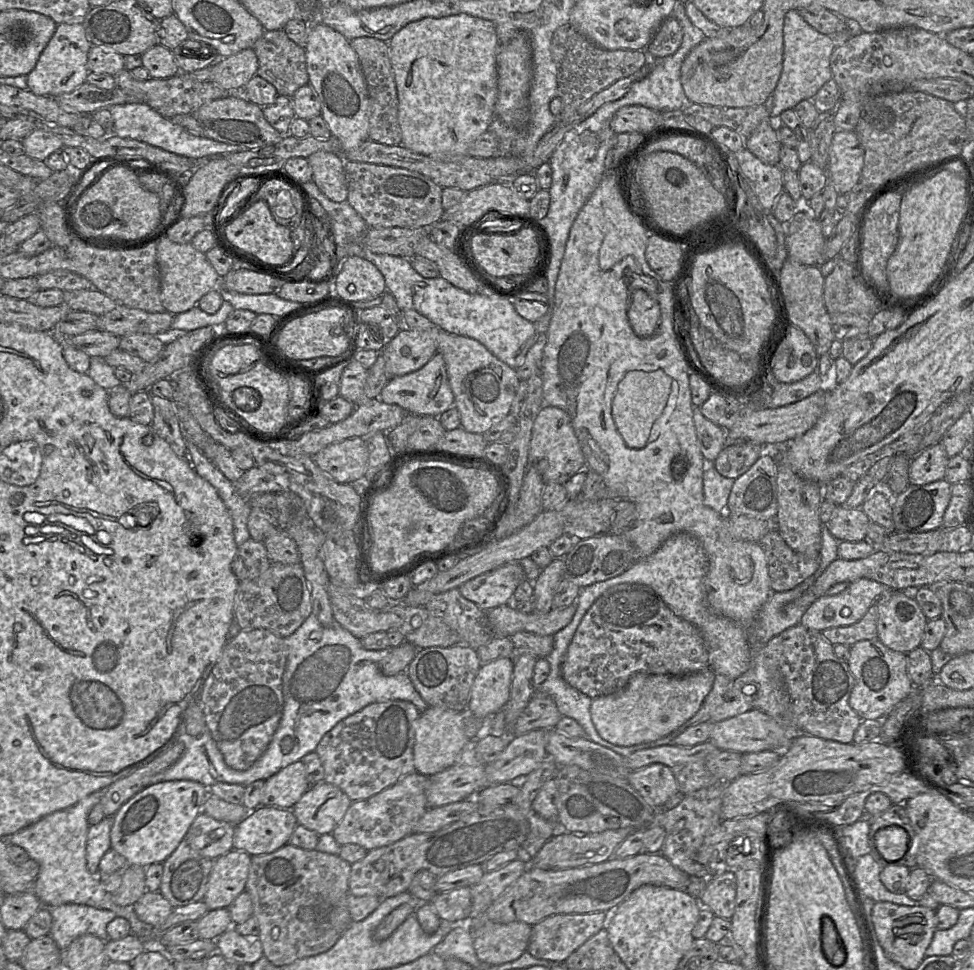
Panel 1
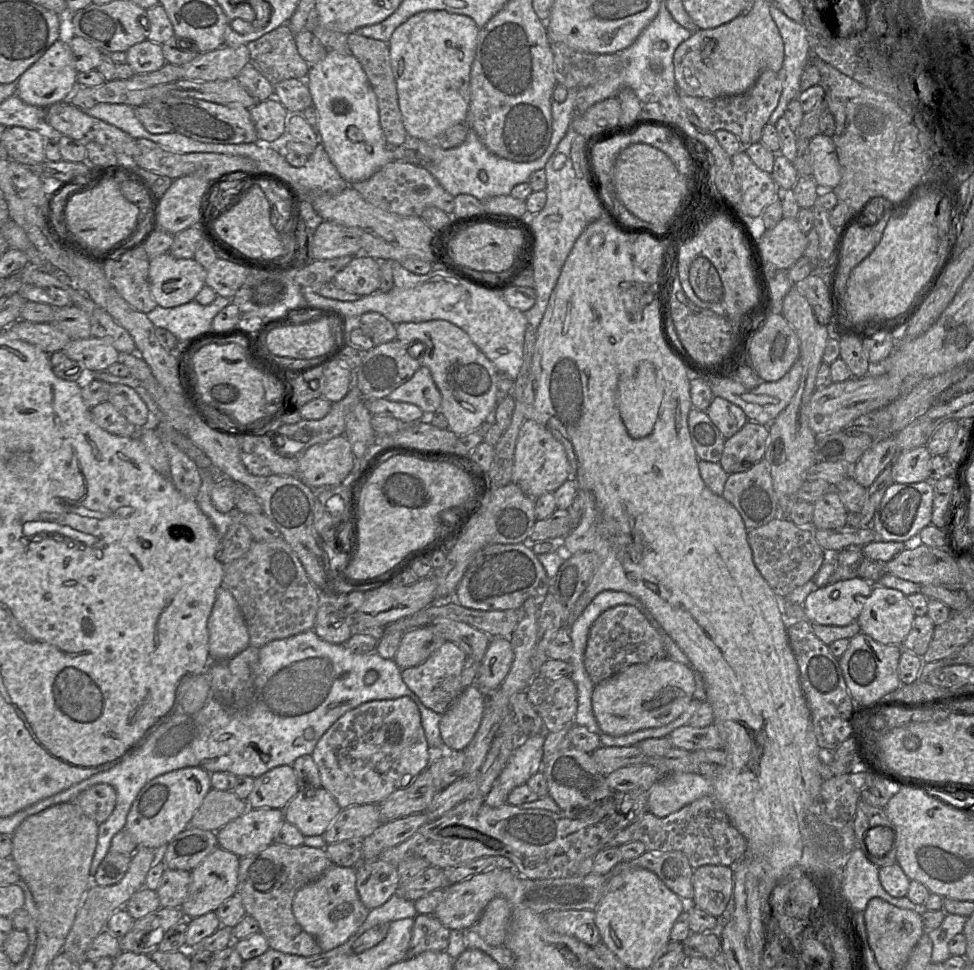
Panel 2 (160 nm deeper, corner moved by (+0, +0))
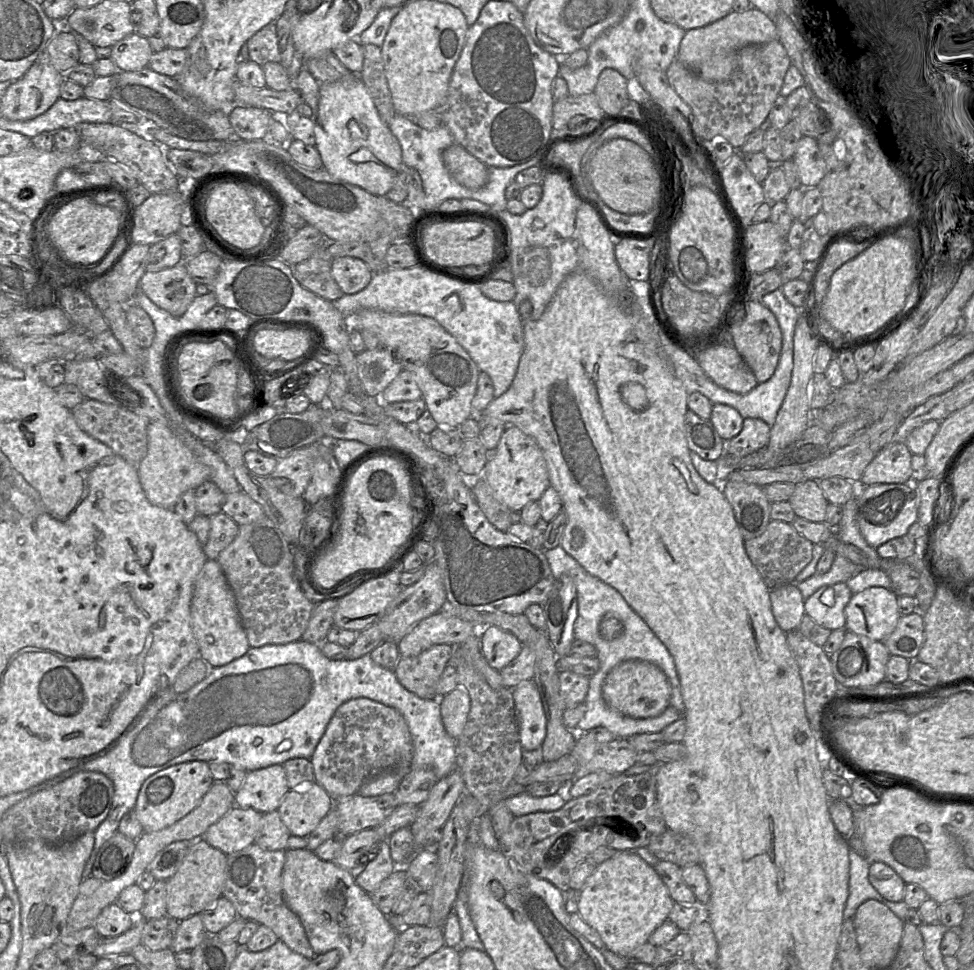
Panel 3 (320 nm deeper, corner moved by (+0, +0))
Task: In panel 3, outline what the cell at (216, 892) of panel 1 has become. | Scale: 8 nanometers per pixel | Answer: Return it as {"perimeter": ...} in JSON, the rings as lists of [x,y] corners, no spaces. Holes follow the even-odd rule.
{"perimeter":[[[204,839],[191,841],[187,855],[177,872],[166,880],[167,915],[182,921],[209,909],[223,895],[227,855]]]}

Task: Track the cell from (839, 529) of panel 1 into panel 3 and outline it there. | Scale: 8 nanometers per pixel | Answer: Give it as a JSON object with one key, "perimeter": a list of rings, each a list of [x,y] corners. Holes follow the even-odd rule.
{"perimeter":[[[806,479],[796,484],[795,490],[788,499],[795,514],[813,522],[824,522],[829,504],[818,481]]]}

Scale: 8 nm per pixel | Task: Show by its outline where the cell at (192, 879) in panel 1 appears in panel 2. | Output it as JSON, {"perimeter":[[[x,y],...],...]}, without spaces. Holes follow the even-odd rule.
{"perimeter":[[[165,869],[156,893],[161,907],[180,908],[188,896],[191,871]]]}

